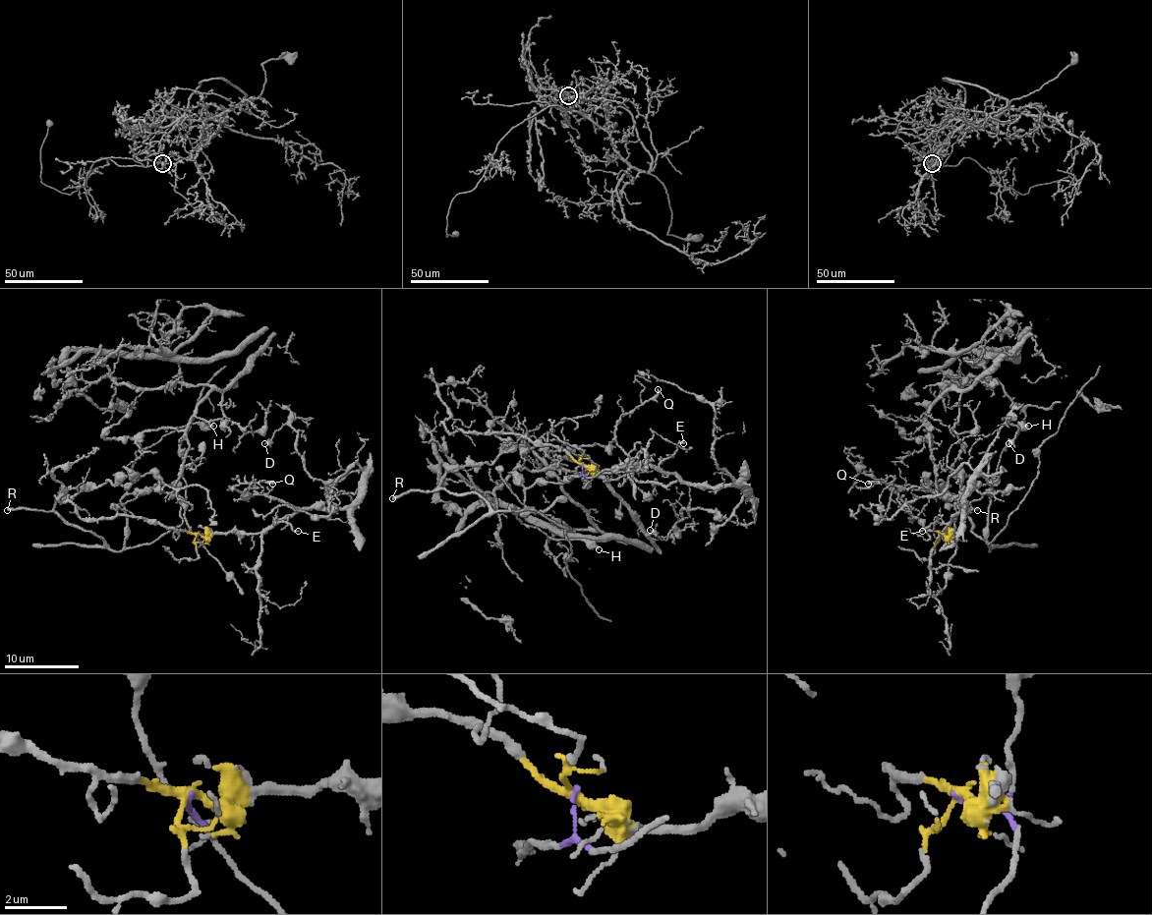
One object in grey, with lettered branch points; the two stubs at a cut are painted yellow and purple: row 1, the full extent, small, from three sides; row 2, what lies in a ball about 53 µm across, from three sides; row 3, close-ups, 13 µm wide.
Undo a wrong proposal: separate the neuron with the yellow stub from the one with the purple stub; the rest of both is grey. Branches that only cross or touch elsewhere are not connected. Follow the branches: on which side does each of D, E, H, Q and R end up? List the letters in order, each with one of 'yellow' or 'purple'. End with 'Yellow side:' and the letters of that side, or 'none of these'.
D: yellow
E: yellow
H: purple
Q: yellow
R: purple
Yellow side: D, E, Q

